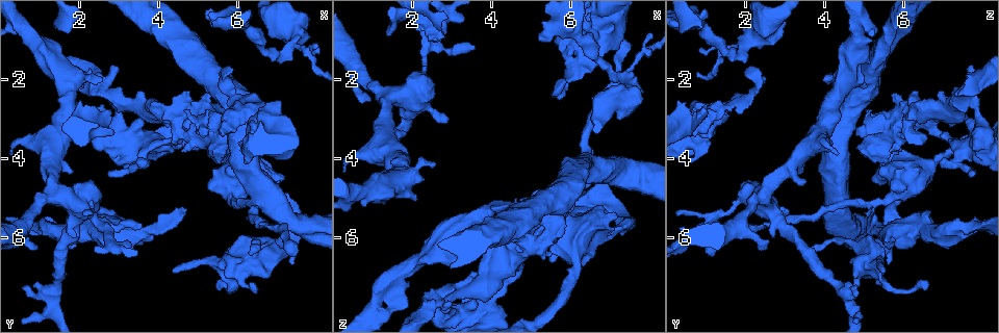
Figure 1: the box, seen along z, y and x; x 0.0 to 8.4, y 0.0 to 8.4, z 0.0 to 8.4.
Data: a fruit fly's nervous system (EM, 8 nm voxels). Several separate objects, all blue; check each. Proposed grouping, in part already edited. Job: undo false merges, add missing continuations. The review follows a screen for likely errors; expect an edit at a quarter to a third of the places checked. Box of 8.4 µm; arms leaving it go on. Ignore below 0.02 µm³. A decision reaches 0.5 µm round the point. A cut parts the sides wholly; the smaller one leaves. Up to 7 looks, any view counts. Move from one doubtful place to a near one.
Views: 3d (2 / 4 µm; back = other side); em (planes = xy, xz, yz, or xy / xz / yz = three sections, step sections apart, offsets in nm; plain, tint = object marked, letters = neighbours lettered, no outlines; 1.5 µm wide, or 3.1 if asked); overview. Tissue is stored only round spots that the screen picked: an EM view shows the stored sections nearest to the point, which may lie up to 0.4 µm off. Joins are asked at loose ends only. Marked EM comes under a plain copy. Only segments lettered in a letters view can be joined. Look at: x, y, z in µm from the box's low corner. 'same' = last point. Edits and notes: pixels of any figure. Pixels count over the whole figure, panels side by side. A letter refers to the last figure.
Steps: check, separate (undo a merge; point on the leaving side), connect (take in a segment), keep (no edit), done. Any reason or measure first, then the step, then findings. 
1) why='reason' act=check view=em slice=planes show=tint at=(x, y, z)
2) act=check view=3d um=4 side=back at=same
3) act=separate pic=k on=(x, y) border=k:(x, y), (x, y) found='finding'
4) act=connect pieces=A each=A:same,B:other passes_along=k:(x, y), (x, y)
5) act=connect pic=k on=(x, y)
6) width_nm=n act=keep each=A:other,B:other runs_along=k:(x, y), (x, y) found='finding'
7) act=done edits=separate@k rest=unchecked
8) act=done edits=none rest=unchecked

why='branch point' act=check view=em slice=yz step=8 show=tint at=(1.50, 5.85, 7.00)

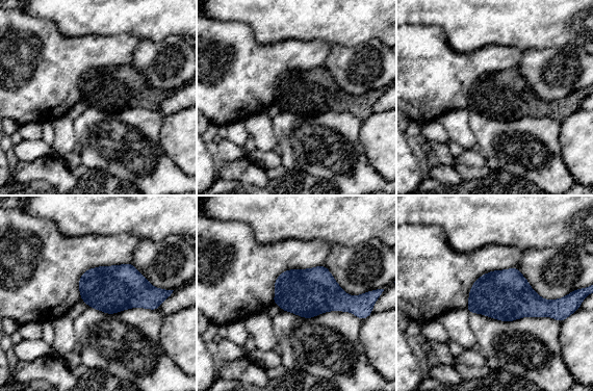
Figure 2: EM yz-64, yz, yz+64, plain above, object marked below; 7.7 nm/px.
act=check view=em slice=planes show=letters at=same

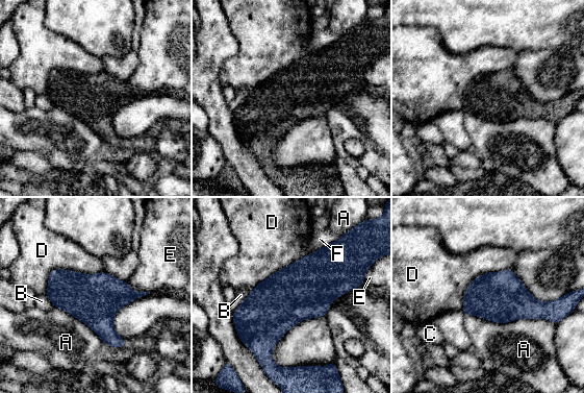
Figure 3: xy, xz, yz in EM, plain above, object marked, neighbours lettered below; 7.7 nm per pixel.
width_nm=380 act=keep each=A:other,B:other,C:other,D:other,E:other,F:other found='continuous, no second neuron'

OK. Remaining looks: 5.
why='free end' act=check view=em slice=xz step=8 show=tint at=(4.65, 5.20, 5.15)

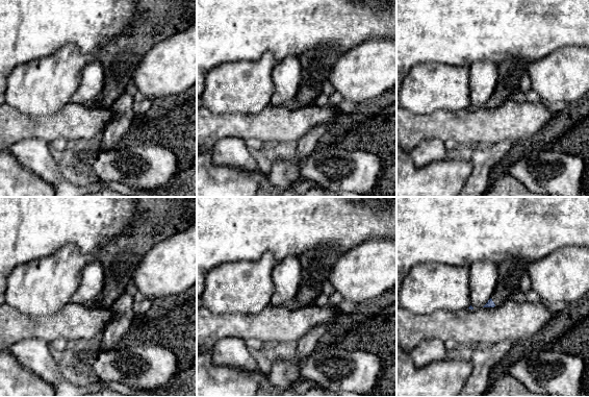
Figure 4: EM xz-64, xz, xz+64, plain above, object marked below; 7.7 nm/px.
act=check view=em slice=planes show=letters at=same

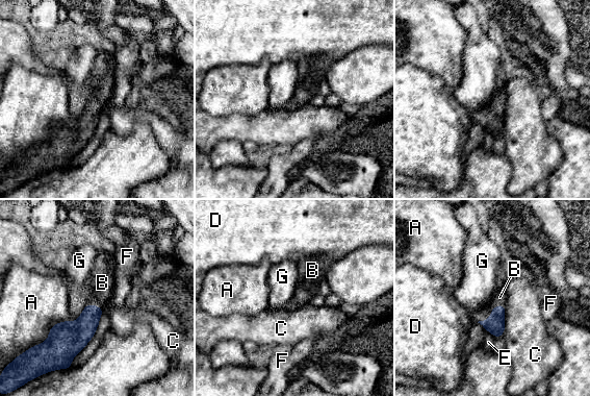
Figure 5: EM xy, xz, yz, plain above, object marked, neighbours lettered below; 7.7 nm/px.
act=connect pieces=B each=A:other,B:same,C:other,D:other,E:other,F:other,G:other found='the neuron continues'

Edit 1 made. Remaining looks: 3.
act=check view=overview

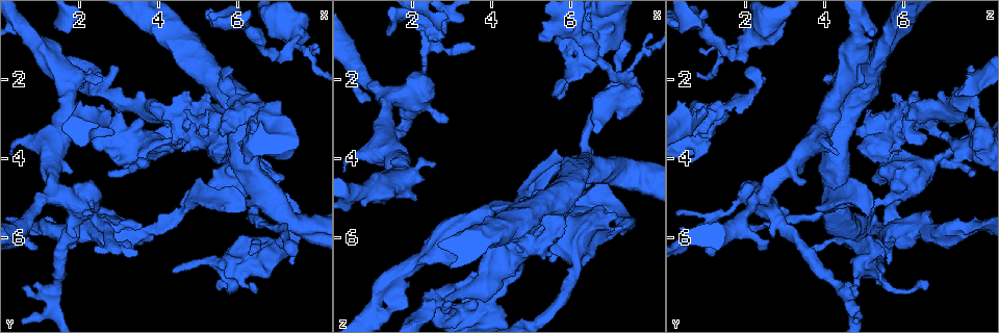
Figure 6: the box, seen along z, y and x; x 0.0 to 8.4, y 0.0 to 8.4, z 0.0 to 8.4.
why='thin neck' act=check view=em slice=planes show=letters at=(6.00, 2.50, 2.05)

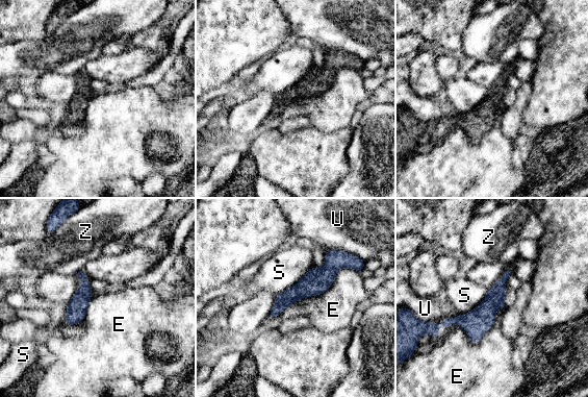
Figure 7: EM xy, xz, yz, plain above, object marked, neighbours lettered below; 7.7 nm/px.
act=keep each=E:other,S:other,U:other,Z:other border=7:(505, 307), (476, 343), (456, 325) found='one neuron here'

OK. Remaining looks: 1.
act=done edits=connect@5 rest=unchecked

